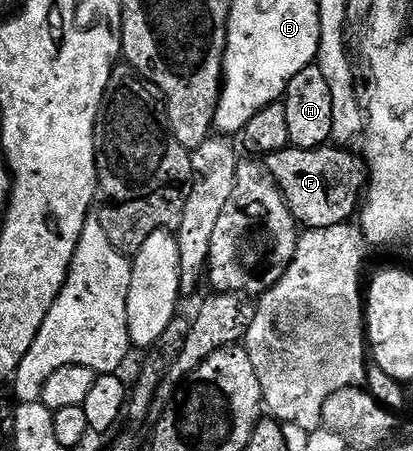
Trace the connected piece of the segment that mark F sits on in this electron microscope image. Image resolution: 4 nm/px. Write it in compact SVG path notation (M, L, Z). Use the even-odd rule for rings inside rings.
M328 144L312 150L278 150L269 156L275 186L283 193L289 212L300 227L333 228L350 223L356 217L369 176L364 159L354 158L347 150L350 149Z

